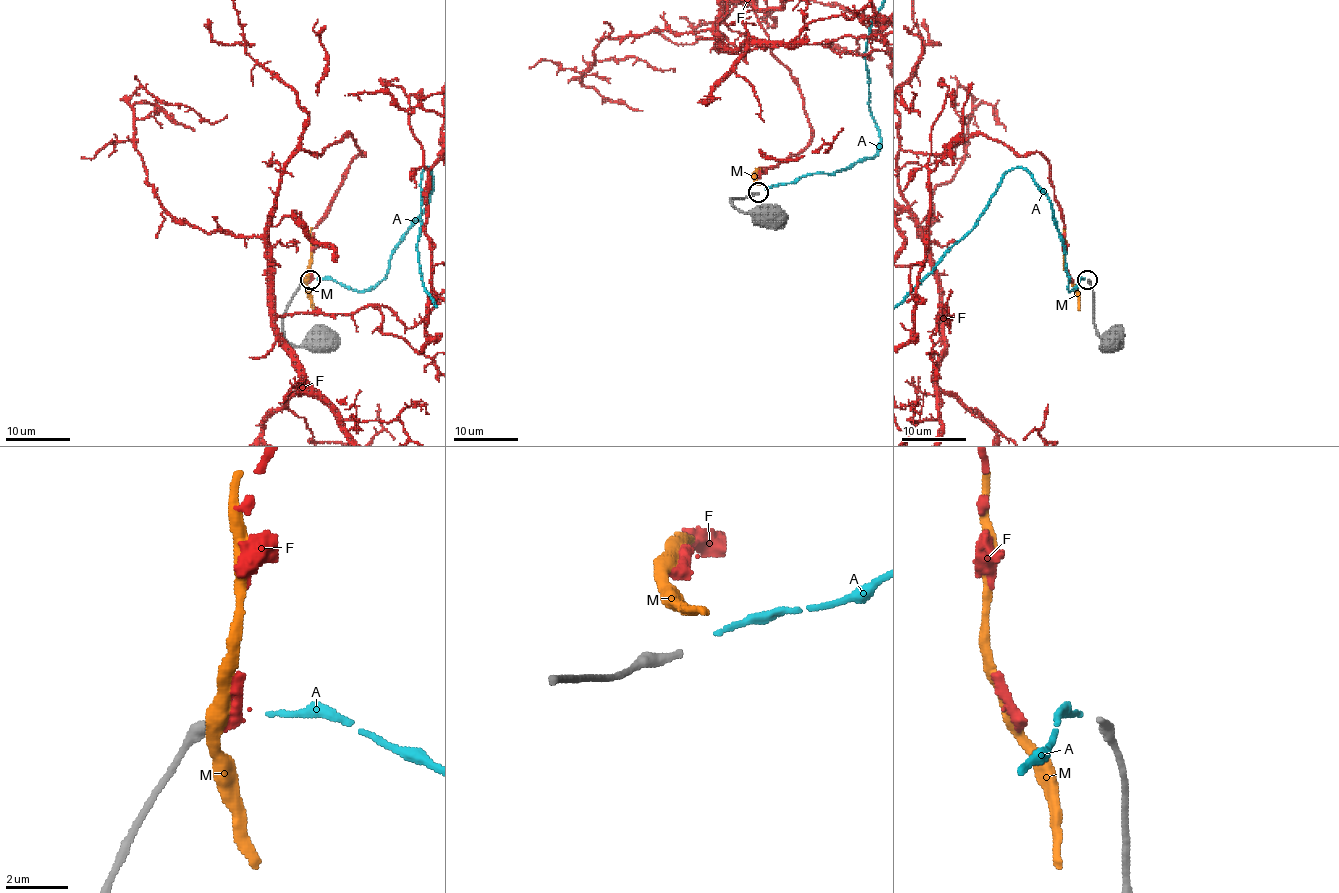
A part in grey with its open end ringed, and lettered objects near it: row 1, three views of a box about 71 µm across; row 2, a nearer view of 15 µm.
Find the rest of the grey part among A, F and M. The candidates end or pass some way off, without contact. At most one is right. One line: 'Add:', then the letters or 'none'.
Add: A

